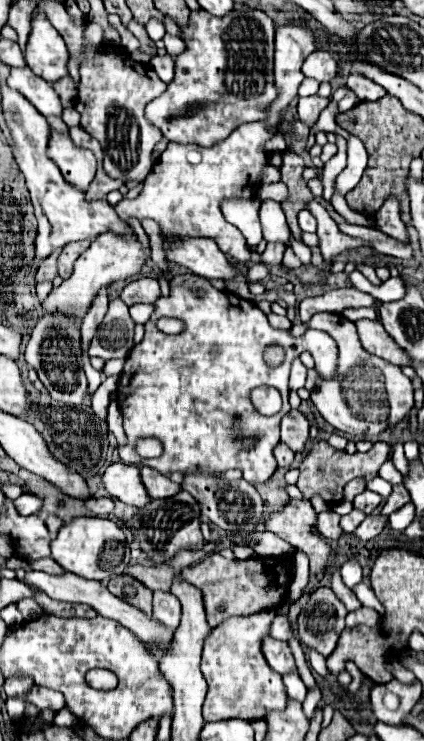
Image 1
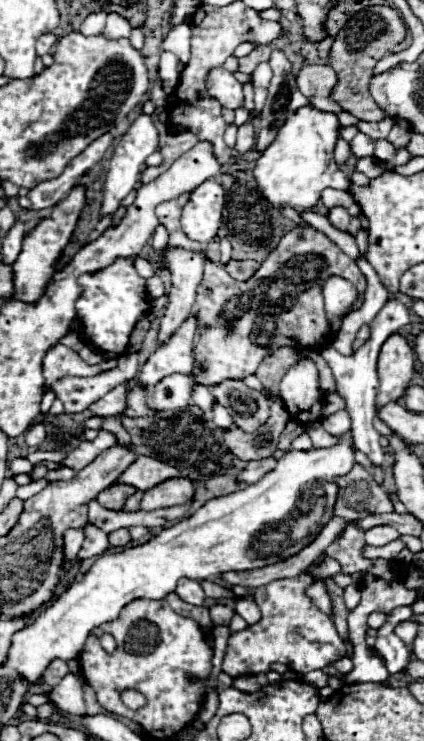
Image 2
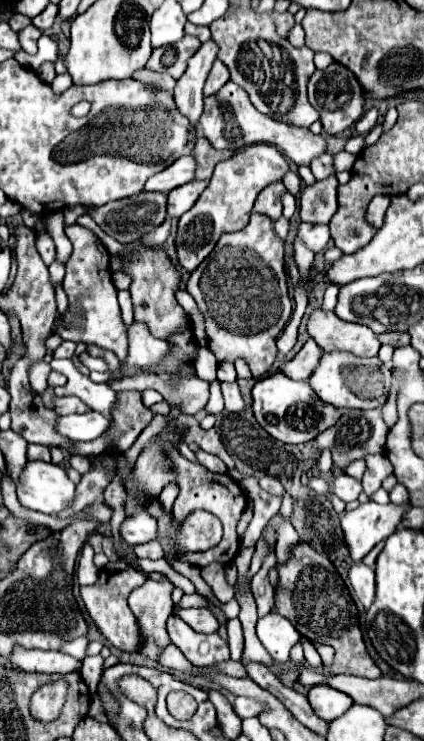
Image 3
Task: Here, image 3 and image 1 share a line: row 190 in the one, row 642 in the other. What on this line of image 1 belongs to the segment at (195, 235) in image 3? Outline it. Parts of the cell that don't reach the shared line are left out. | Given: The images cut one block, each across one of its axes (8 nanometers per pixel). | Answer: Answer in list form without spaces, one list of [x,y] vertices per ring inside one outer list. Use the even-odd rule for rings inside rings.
[[[264,610],[254,616],[232,616],[210,630],[202,650],[202,674],[208,682],[208,694],[202,706],[206,722],[216,720],[256,720],[270,710],[284,710],[286,690],[282,676],[276,674],[264,660],[260,642],[268,634],[276,610]]]

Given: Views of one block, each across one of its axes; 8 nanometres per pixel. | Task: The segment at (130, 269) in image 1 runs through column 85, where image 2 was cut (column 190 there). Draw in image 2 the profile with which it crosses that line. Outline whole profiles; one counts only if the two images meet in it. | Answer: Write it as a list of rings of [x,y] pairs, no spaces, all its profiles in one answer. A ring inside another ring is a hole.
[[[168,248],[166,262],[172,272],[172,288],[170,288],[170,300],[166,304],[166,314],[164,318],[160,318],[158,344],[164,344],[168,338],[172,338],[172,334],[192,314],[196,288],[202,280],[204,258],[188,250]]]

